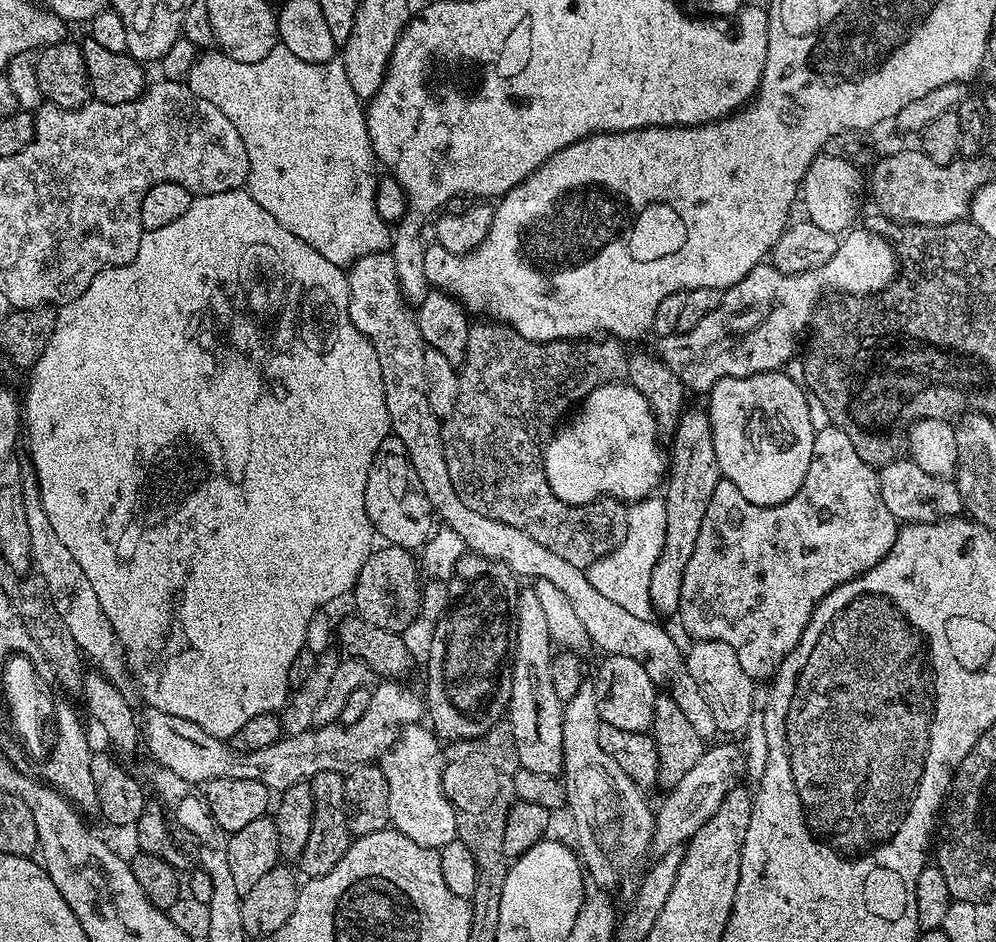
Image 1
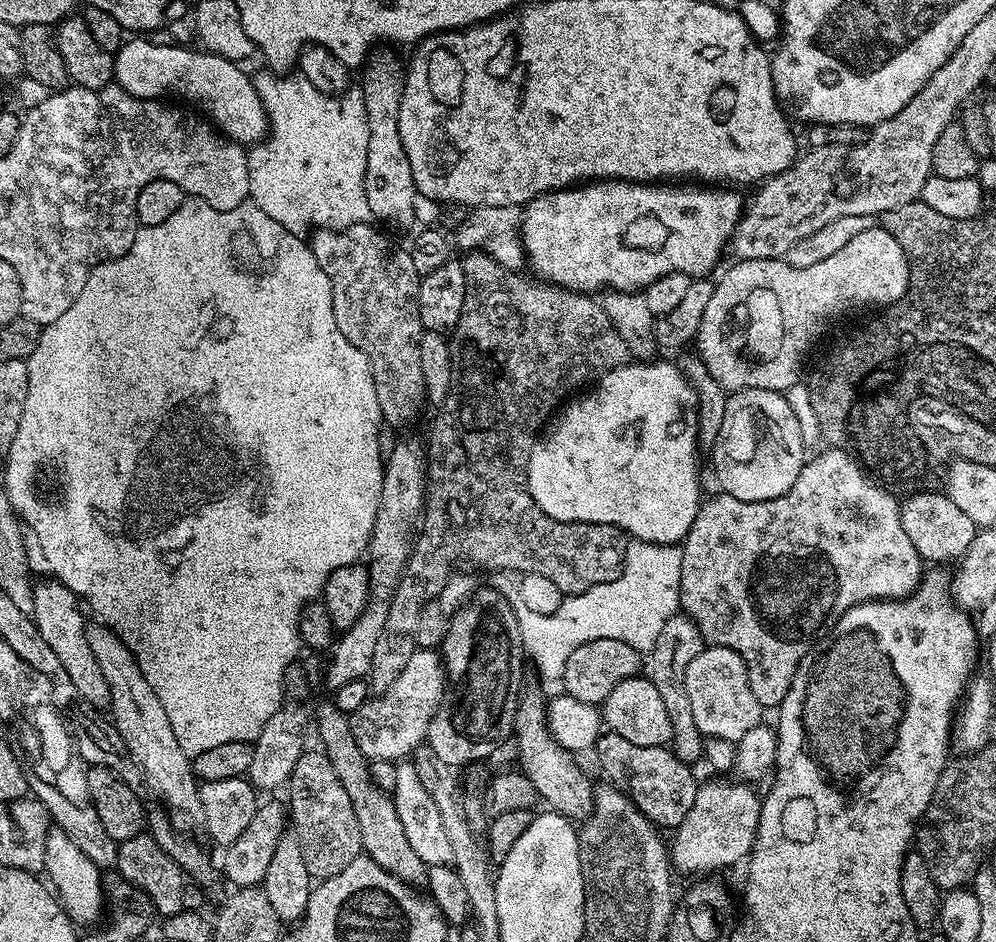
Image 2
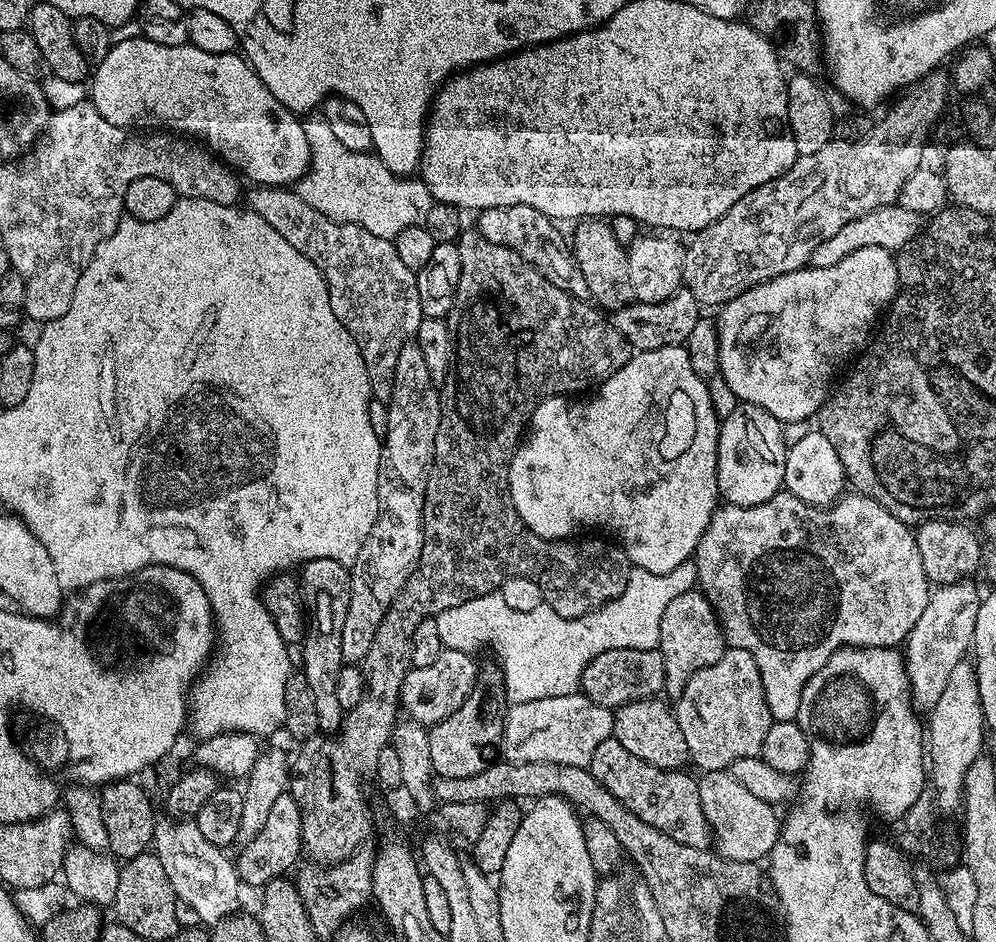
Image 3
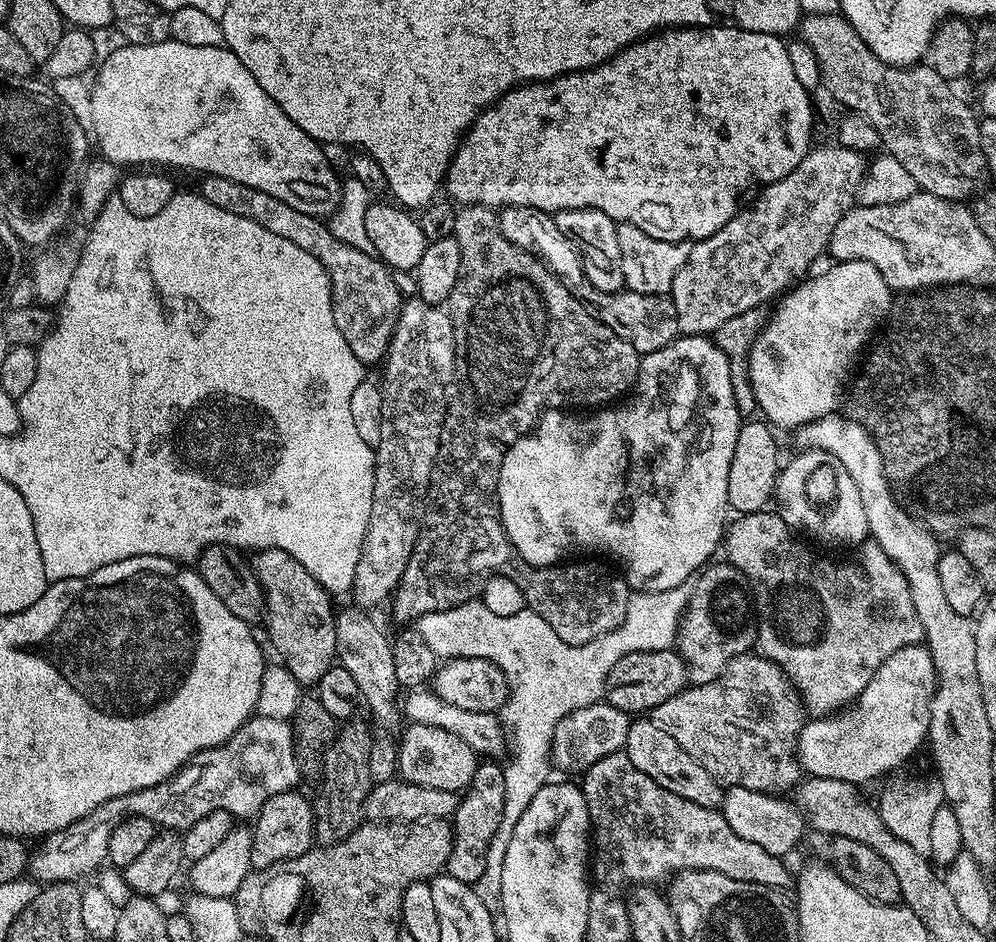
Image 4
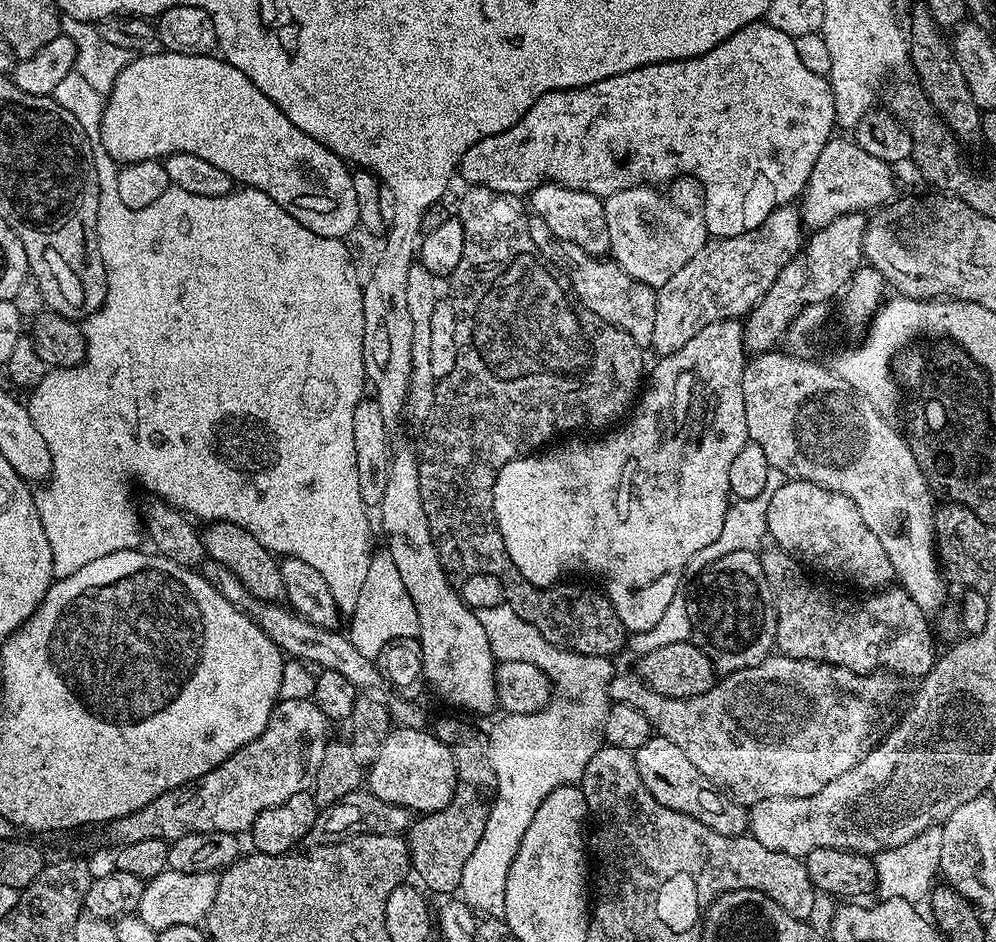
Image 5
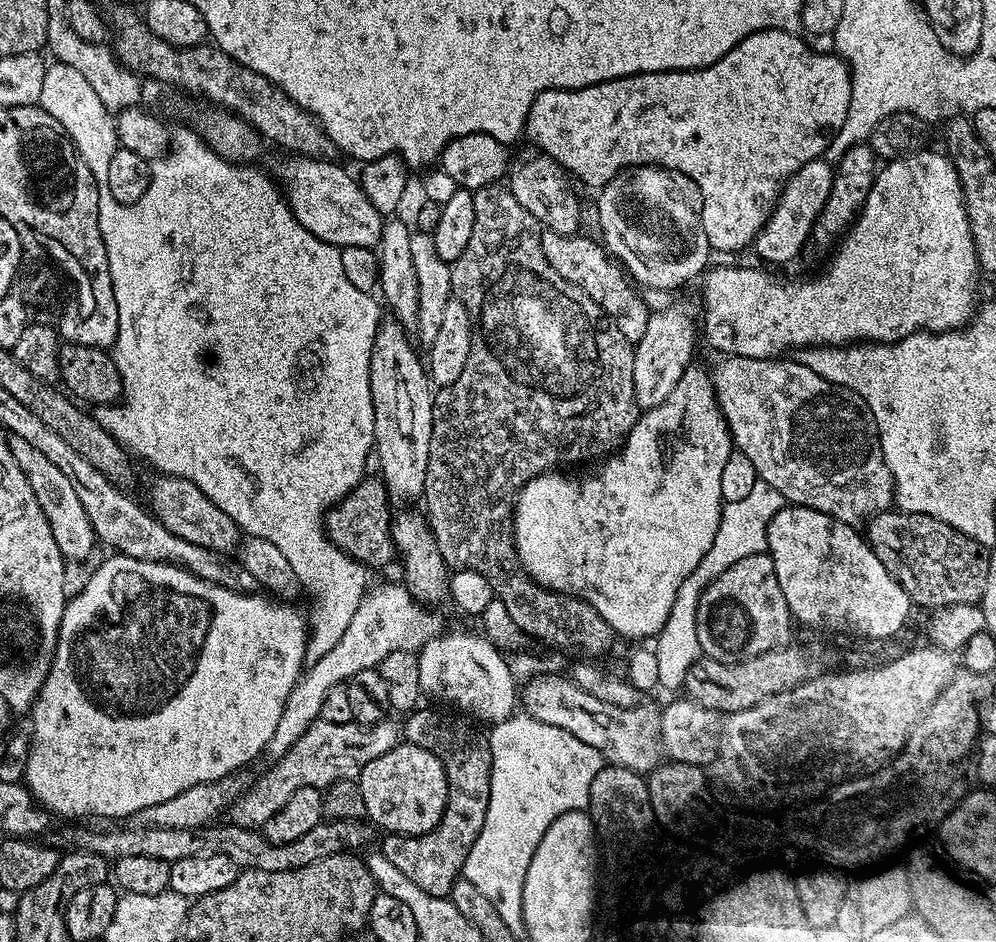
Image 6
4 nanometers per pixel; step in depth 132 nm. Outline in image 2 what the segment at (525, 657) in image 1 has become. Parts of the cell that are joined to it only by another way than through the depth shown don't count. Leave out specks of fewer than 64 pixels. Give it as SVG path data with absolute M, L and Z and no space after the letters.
M528 692L519 697L516 704L516 723L514 725L514 744L520 751L519 771L524 773L530 782L534 782L534 790L541 801L544 800L551 811L564 816L573 822L587 821L592 814L592 798L594 784L588 781L586 773L580 769L575 755L561 748L548 729L545 697L536 692Z

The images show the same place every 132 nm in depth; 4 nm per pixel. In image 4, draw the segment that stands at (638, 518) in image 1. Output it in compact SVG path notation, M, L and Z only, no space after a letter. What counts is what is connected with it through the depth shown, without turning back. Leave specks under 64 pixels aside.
M691 583L661 592L632 592L624 621L610 630L610 634L602 634L585 644L562 642L536 612L525 610L513 616L494 614L486 610L479 599L468 600L450 610L427 612L415 621L416 631L426 638L430 650L434 650L441 661L457 658L489 660L498 665L508 683L508 700L498 713L510 745L508 764L503 765L506 806L502 806L502 822L488 847L486 870L482 870L482 878L474 886L493 914L500 912L502 862L506 858L506 846L510 846L510 834L514 826L518 826L522 810L530 806L530 798L538 794L542 785L549 783L552 738L558 722L574 710L601 703L610 670L614 670L614 665L626 658L626 654L672 648L691 593Z

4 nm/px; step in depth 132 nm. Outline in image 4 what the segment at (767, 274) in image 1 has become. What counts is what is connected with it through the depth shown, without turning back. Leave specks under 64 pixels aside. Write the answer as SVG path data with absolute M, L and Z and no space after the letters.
M841 260L831 266L833 268L829 272L824 272L813 280L805 279L797 283L775 305L776 313L767 317L764 327L756 333L756 339L748 348L746 371L750 386L754 390L756 407L759 415L777 429L780 427L795 430L803 424L812 424L818 418L833 415L837 411L840 387L849 383L856 359L858 364L862 353L869 347L868 339L875 334L880 323L885 323L886 317L894 308L893 289L889 288L880 271L870 266L870 262Z

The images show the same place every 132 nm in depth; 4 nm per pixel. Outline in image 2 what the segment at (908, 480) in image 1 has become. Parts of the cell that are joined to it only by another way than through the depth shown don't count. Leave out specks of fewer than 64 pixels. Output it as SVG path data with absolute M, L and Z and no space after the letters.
M923 490L914 492L901 503L900 517L902 518L902 530L910 537L910 542L918 550L921 561L932 564L944 564L947 560L959 561L966 554L970 542L974 542L978 531L974 522L950 502L950 498L943 491L932 492Z

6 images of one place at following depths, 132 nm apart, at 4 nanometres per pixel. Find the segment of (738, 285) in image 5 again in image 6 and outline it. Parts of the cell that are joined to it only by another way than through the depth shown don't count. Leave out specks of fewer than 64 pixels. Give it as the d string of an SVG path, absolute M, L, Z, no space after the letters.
M664 308L661 312L653 311L648 317L646 334L642 334L640 341L634 345L634 394L636 395L636 407L640 410L653 408L670 394L670 390L678 384L678 378L682 378L684 369L693 363L692 338L698 334L698 328L692 325L692 320L680 308Z

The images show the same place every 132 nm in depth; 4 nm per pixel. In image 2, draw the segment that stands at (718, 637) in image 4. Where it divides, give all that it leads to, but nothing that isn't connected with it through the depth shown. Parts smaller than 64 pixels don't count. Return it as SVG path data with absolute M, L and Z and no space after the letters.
M677 614L671 616L662 626L662 634L658 634L658 642L654 642L651 652L646 656L646 675L654 686L658 686L658 694L662 694L662 702L666 706L666 714L672 719L671 747L678 759L685 762L700 760L704 755L706 737L694 726L694 714L690 710L690 698L686 698L686 666L690 658L698 658L698 654L706 646L698 626L689 616Z

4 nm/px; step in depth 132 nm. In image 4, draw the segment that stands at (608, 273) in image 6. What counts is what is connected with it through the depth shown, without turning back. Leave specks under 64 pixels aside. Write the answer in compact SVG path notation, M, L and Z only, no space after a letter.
M509 204L498 212L500 232L506 238L506 242L517 244L530 255L543 260L544 265L560 279L562 286L566 286L566 290L570 290L570 294L574 294L574 298L582 302L582 306L594 319L602 322L602 326L614 330L618 338L630 342L630 346L634 346L636 352L643 354L662 350L662 346L674 342L676 337L681 335L678 310L674 310L671 295L651 296L627 290L598 290L584 277L584 266L580 263L580 256L571 242L558 230L556 223L545 216L546 214L537 208Z

